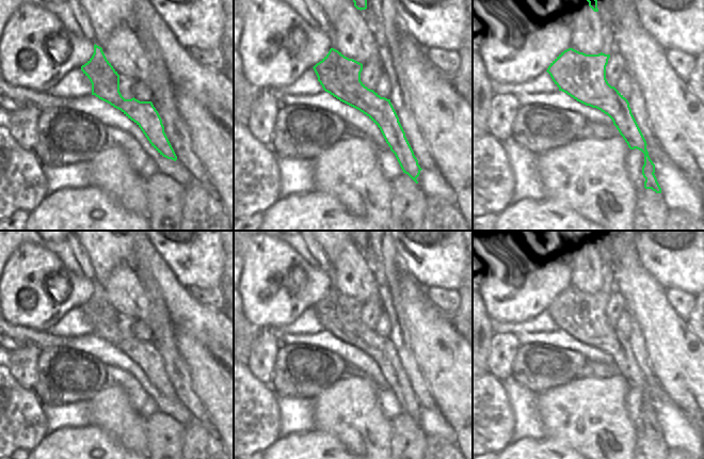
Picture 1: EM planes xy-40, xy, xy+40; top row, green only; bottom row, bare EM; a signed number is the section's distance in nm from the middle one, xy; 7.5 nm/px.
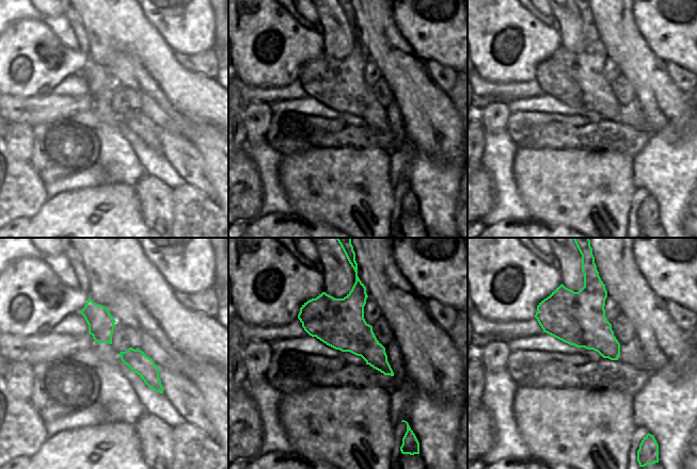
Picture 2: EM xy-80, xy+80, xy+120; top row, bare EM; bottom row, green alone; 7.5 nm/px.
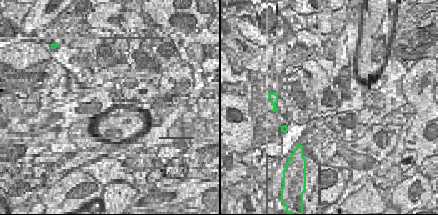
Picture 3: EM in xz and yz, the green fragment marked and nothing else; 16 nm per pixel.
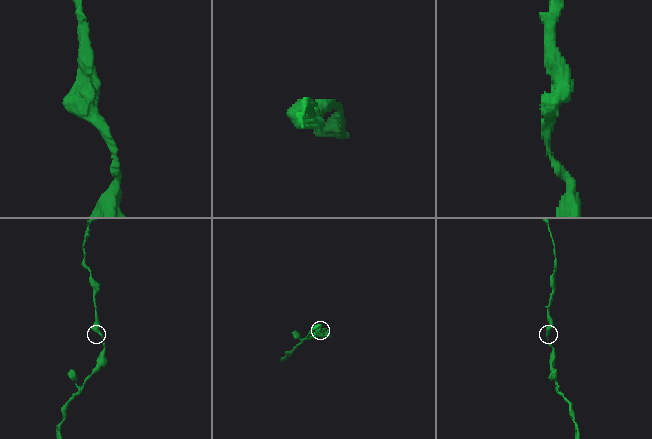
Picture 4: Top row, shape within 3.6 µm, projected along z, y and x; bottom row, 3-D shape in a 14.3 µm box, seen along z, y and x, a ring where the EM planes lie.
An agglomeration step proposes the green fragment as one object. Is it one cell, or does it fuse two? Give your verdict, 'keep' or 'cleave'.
keep

